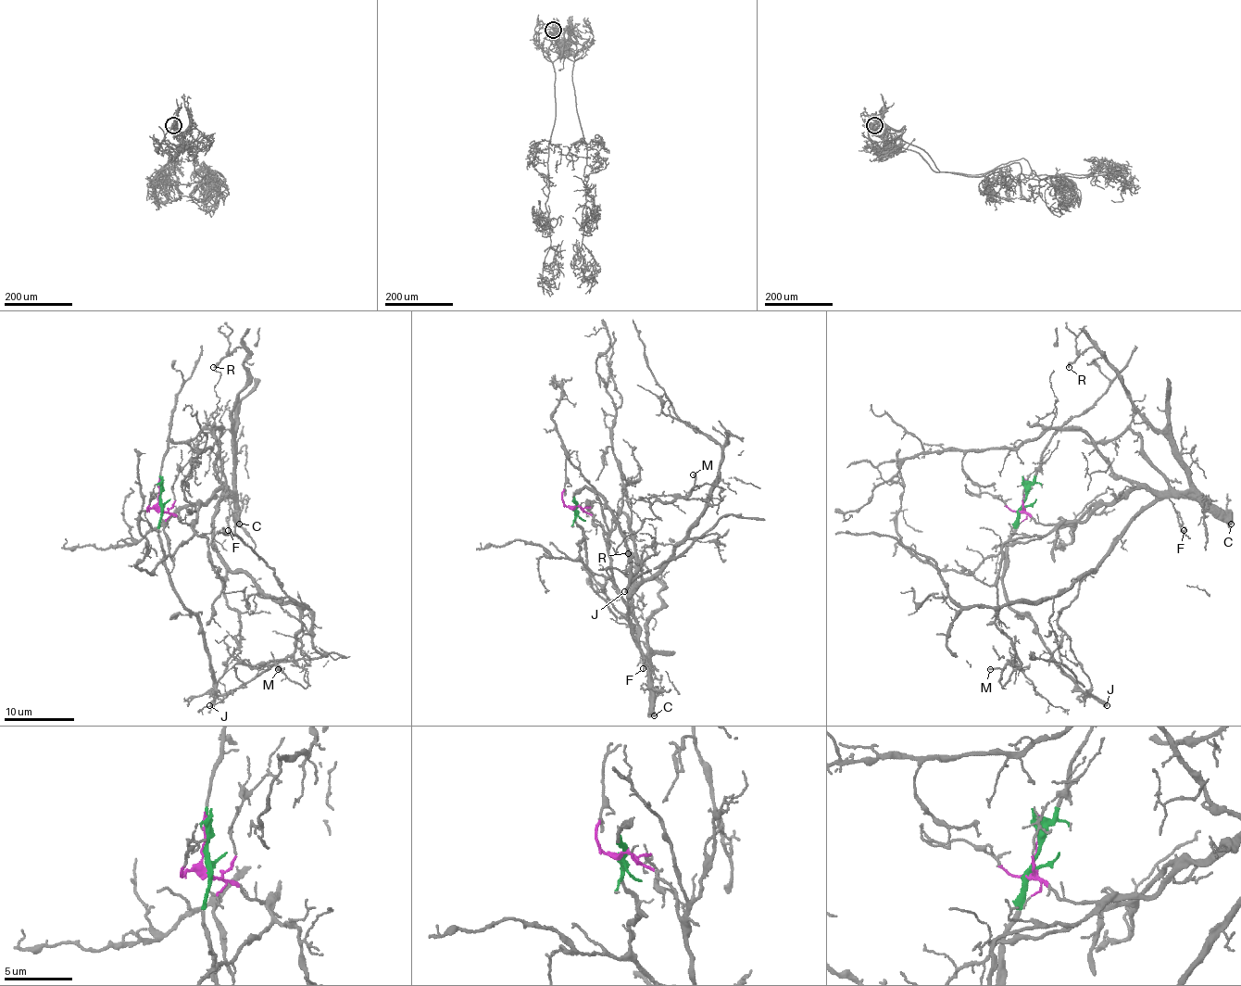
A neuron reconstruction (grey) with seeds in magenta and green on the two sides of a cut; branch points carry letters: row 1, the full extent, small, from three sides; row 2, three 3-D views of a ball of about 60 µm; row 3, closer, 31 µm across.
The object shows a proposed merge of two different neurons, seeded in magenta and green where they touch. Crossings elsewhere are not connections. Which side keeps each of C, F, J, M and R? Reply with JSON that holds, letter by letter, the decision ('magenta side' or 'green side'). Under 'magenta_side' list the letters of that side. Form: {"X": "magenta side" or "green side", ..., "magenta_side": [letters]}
{"C": "magenta side", "F": "magenta side", "J": "green side", "M": "magenta side", "R": "magenta side", "magenta_side": ["C", "F", "M", "R"]}

